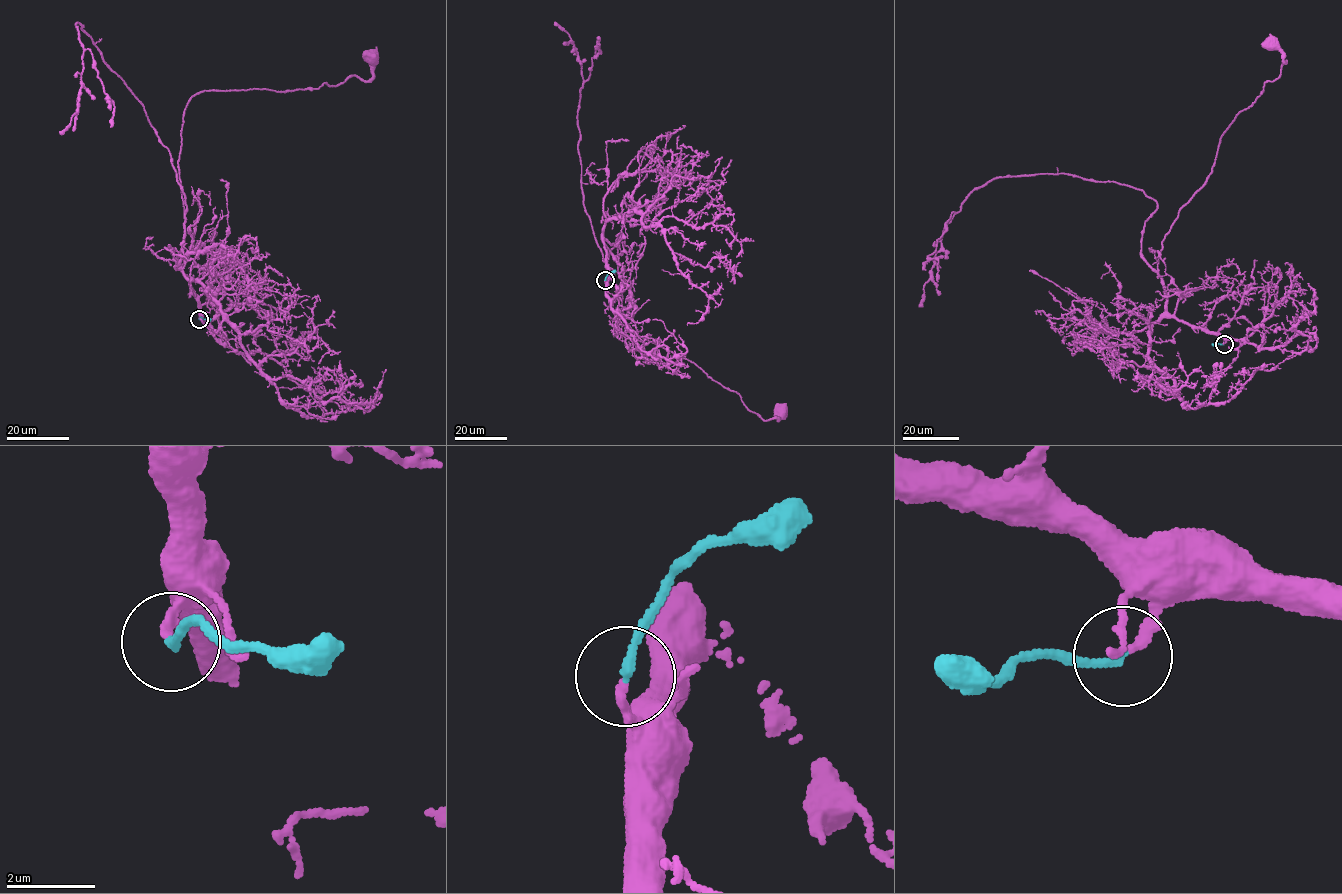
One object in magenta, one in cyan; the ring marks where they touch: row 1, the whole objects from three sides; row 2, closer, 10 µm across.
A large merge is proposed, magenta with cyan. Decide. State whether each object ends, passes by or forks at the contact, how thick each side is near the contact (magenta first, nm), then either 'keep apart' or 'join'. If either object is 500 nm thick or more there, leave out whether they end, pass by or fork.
magenta ends; cyan ends; calibres 200 and 190 nm; join

